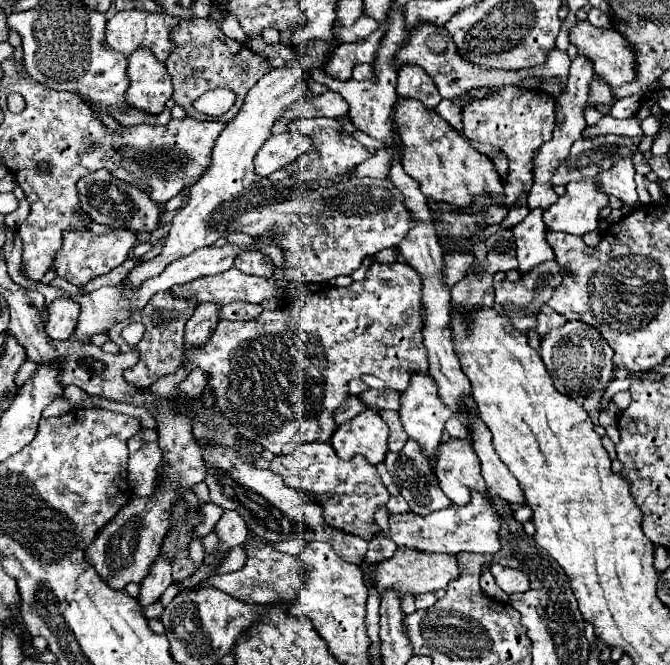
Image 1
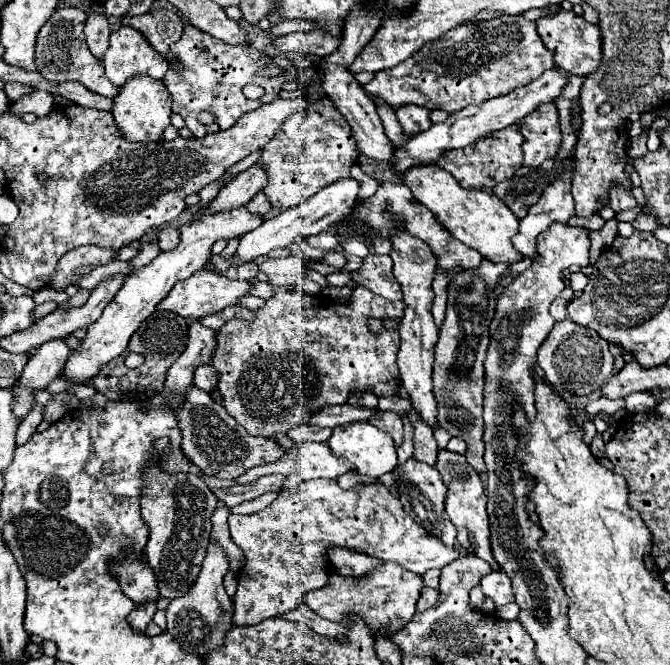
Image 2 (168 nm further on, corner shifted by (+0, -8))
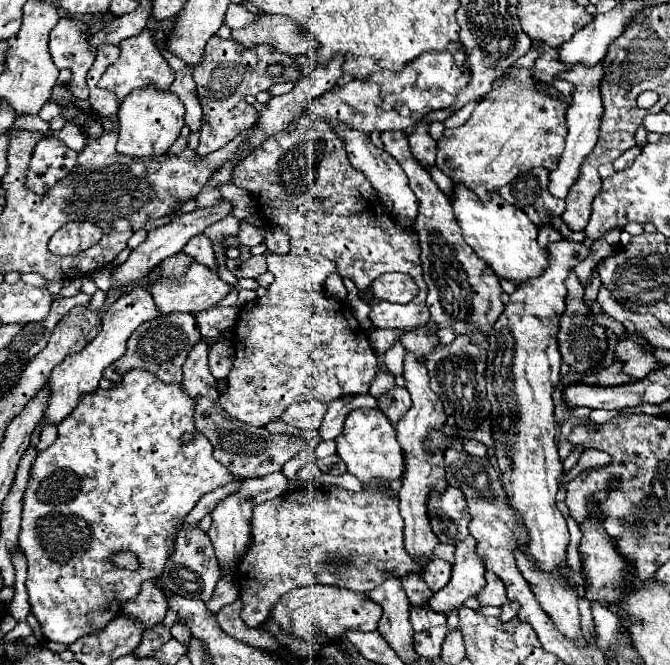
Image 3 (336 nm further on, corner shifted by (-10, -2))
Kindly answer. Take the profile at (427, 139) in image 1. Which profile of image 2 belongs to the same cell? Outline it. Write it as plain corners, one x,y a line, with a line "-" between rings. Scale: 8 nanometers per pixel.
422,164
408,168
402,174
402,184
406,184
412,190
412,196
416,196
420,204
424,204
428,210
436,214
440,224
446,230
450,230
454,238
478,250
484,258
510,264
522,260
522,254
510,242
510,238
518,232
518,218
504,202
500,202
492,188
466,190
456,182
456,178
450,172
442,170
438,164

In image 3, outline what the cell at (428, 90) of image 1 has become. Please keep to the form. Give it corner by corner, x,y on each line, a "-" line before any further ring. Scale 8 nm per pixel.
416,122
414,132
410,134
410,152
412,156
418,160
418,164
422,164
426,170
436,166
436,142
428,136
428,124
426,122

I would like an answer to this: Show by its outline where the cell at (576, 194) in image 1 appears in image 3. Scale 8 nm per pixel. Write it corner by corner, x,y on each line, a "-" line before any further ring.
558,240
548,246
550,252
550,266
548,270
528,280
526,284
520,284
514,294
510,294
510,302
504,306
504,312
496,320
494,328
490,330
488,342
488,358
486,358
486,384
488,384
488,400
492,404
490,420
492,420
492,438
496,440
496,458
502,472
504,490
510,498
510,504
522,514
522,520
530,534
530,548
526,552
516,552
518,568
522,570
524,578
530,582
536,600
540,602
542,610
552,618
556,628
572,642
582,646
582,630
580,630
580,612
578,612
578,598
576,590
570,586
570,582
558,574
558,566
566,564
566,546
570,540
566,518
556,508
556,492
558,492
558,478
562,474
562,462
558,458
556,448
556,420
554,420
554,404
552,404
552,392
556,384
560,382
560,352
556,342
558,332
558,320
562,312
566,310
564,298
566,298
566,286
564,280
568,276
568,270
574,268
580,260
584,260
590,254
590,248
584,244
574,244
566,240

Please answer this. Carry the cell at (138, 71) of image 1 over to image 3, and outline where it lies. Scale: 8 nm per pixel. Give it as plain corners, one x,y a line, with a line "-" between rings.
134,90
130,96
124,98
118,110
120,120
120,134
116,150
124,156
130,156
134,160
144,160
150,156
162,156
170,150
172,142
180,136
180,130
184,126
184,106
172,92
162,90

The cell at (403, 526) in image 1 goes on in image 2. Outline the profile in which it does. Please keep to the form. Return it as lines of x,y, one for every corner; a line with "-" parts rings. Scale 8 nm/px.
310,480
302,482
294,490
280,490
278,498
264,508
258,514
250,516
234,516
230,514
228,518
230,532
234,544
244,552
246,564
238,572
238,590
234,594
234,622
240,626
250,626
258,624
266,618
284,614
294,610
302,596
312,590
320,590
328,582
330,574
330,564
326,558
326,548
328,546
344,546
358,550
368,556
376,556
384,562
394,560
406,570
414,574
424,574
430,568
444,568
444,564
456,560
460,554
460,546
446,546
442,540
436,540
436,536
430,536
420,528
404,510
402,504
396,496
392,496
384,484
374,484
374,486
354,486
350,490
342,490
338,482
334,480

